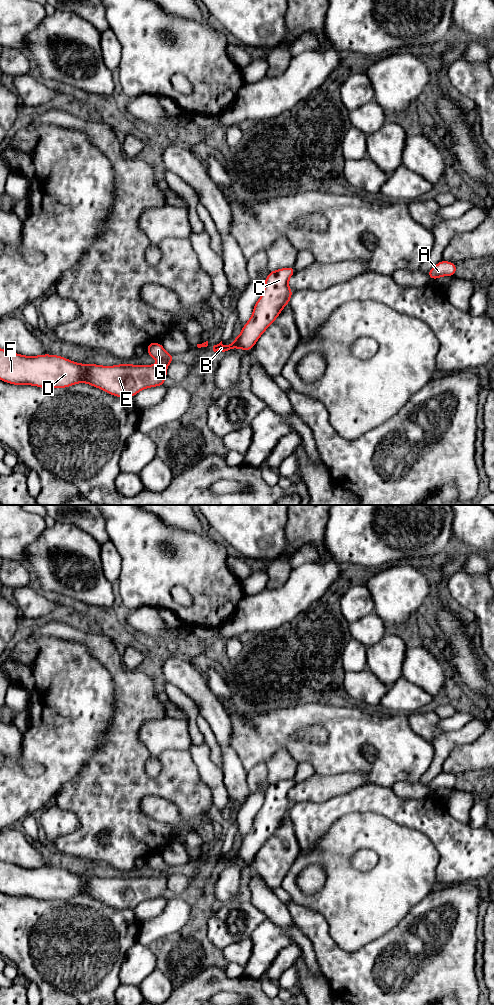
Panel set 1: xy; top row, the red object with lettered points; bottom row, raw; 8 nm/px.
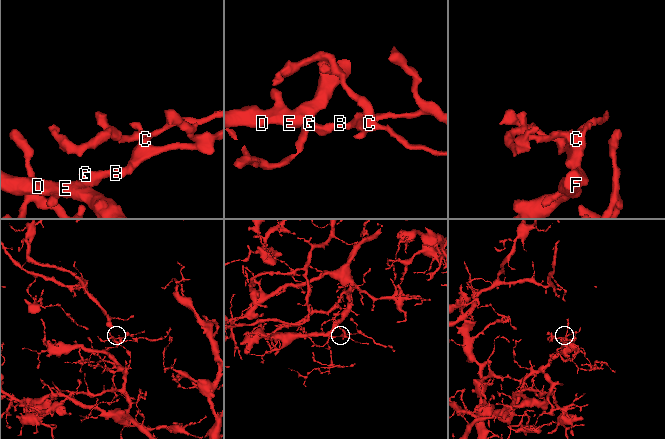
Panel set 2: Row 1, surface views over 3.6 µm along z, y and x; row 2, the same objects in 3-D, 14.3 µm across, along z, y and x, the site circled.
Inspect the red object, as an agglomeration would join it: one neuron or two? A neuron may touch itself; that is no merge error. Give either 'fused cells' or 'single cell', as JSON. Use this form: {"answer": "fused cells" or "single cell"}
{"answer": "single cell"}

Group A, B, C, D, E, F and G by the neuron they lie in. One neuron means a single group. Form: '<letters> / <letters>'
A B C D E F G

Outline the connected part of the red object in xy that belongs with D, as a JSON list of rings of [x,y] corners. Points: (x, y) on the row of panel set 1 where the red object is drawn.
[[[148,343],[146,353],[159,364],[80,364],[58,355],[24,356],[0,348],[0,380],[41,388],[66,388],[82,382],[116,397],[134,397],[143,389],[164,386],[166,369],[174,360],[161,343]]]

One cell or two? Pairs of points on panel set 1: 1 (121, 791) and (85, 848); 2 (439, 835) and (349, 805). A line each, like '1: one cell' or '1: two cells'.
1: one cell
2: one cell

